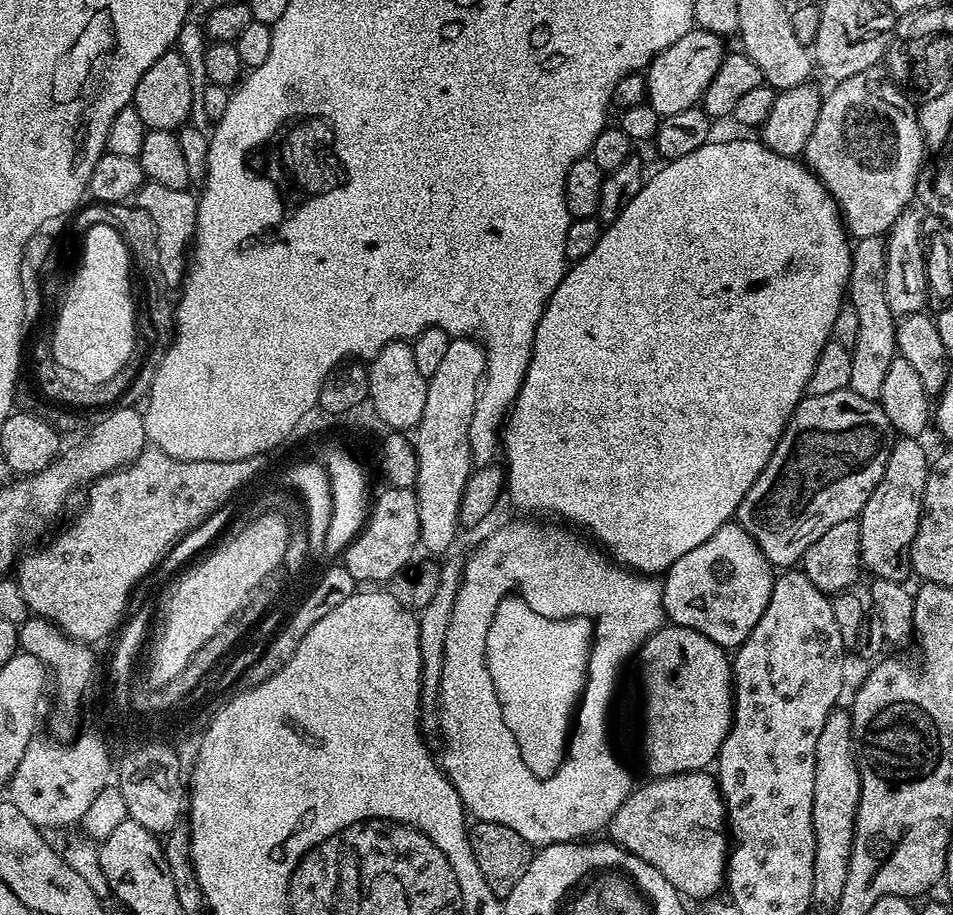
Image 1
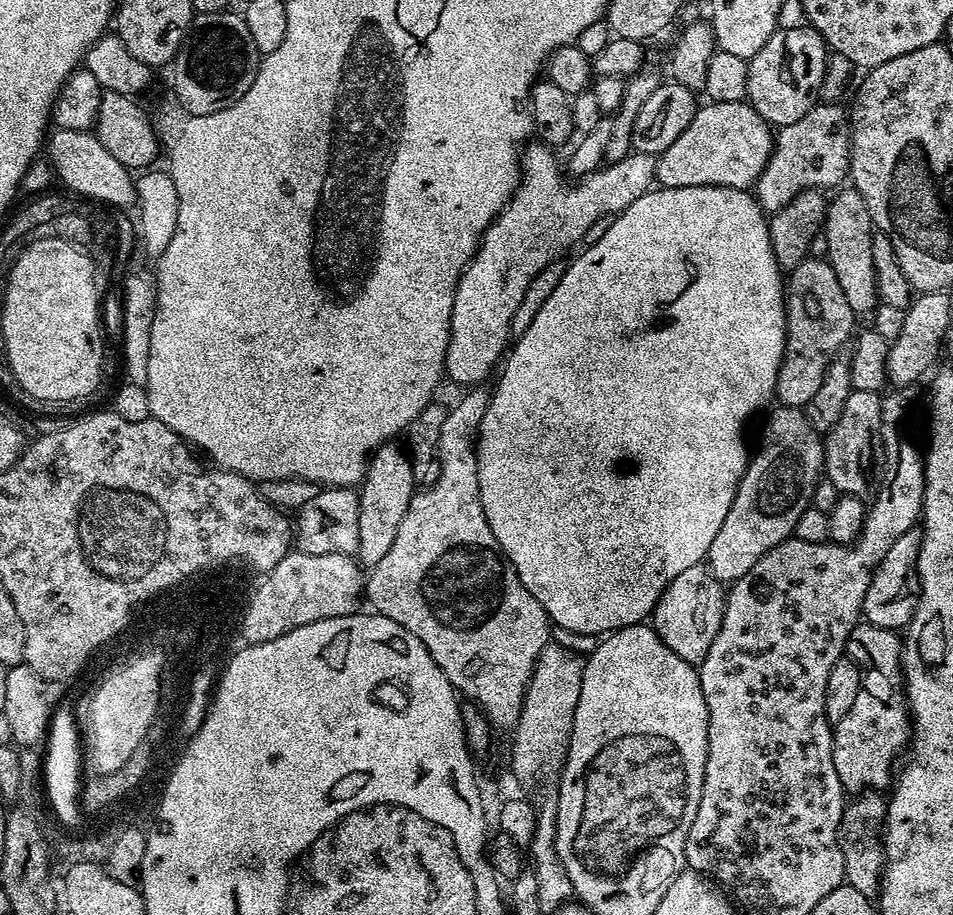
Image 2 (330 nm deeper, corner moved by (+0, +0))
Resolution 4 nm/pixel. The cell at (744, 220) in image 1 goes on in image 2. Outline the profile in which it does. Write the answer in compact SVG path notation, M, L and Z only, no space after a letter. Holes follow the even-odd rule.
M682 186L681 188L653 187L652 191L642 194L638 202L630 202L626 210L622 210L615 217L612 227L594 245L583 249L584 253L571 265L565 267L558 286L554 286L554 294L546 298L542 310L538 310L534 322L526 326L521 336L515 337L502 367L499 369L500 381L496 389L491 389L488 398L488 409L480 423L480 431L476 438L476 457L478 458L478 486L482 498L482 510L486 514L486 522L490 522L490 530L498 542L498 546L504 551L504 557L511 562L522 586L538 598L542 610L546 610L549 621L568 632L577 632L580 636L603 637L610 632L617 632L620 628L643 624L656 611L656 603L662 598L662 594L682 574L682 570L690 570L690 566L701 563L707 557L710 550L710 542L718 535L722 521L726 514L730 514L730 506L734 502L734 494L738 490L741 478L744 477L744 469L748 467L750 448L744 445L744 423L763 406L769 399L773 399L776 390L776 379L780 363L784 357L784 331L786 330L786 314L784 313L784 301L786 299L786 280L782 270L774 258L774 250L768 233L769 217L766 215L760 203L756 201L751 191L743 188L727 188L726 186Z

